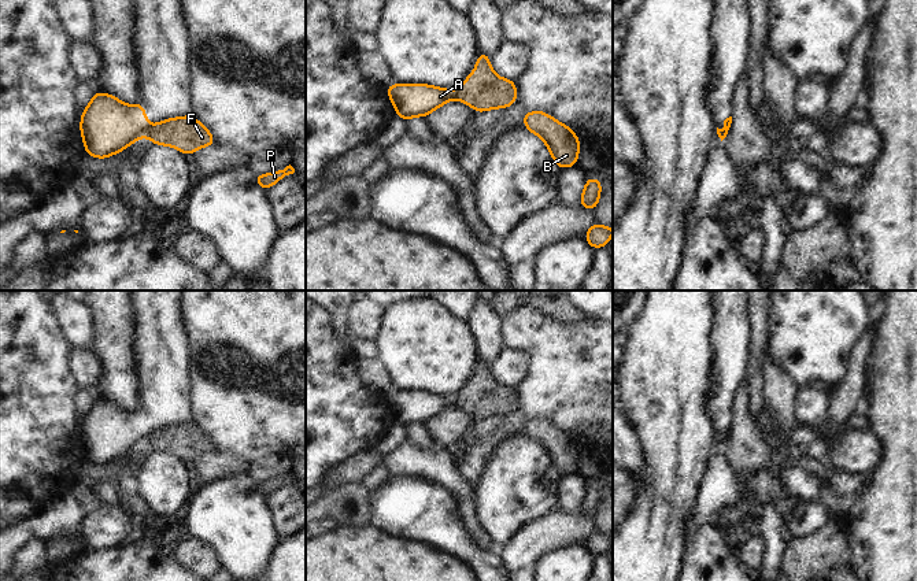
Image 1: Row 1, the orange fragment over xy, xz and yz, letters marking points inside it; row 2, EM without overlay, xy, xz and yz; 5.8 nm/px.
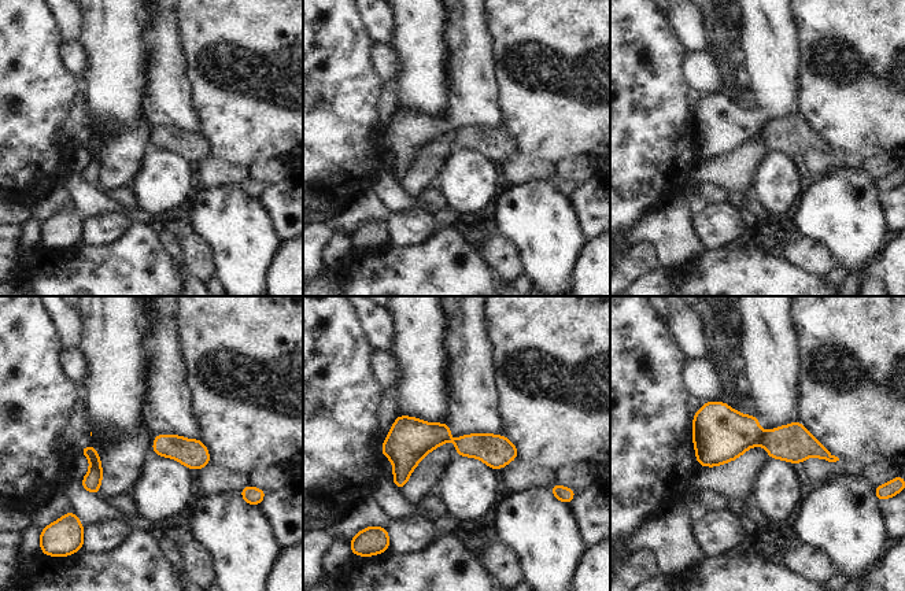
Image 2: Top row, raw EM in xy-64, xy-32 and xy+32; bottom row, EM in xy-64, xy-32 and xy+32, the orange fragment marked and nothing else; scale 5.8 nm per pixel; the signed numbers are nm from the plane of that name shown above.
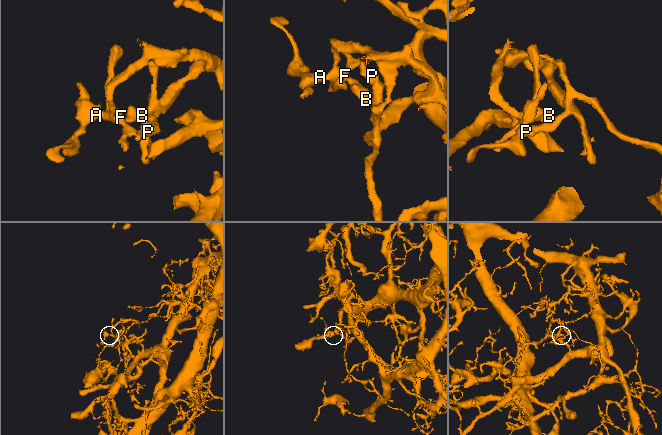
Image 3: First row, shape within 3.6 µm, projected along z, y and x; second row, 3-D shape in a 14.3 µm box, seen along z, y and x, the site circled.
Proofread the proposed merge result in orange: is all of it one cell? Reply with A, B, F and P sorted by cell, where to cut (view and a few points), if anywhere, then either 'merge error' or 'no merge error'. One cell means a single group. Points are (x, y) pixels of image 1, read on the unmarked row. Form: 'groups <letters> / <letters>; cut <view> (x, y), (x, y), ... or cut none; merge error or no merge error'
groups A / B F P; cut xz (454, 398), (457, 404); merge error

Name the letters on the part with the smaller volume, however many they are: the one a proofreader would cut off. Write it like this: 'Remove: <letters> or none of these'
Remove: A

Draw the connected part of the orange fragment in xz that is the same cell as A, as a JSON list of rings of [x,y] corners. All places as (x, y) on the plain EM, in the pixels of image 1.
[[[396,391],[385,395],[396,423],[411,426],[414,423],[428,423],[432,418],[452,406],[456,406],[455,397],[430,393],[428,391]]]

